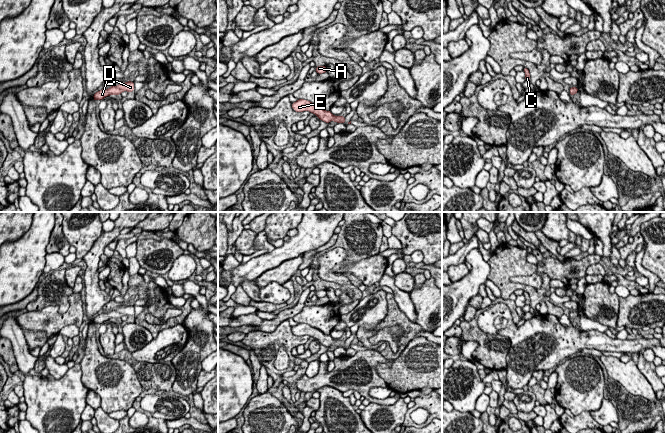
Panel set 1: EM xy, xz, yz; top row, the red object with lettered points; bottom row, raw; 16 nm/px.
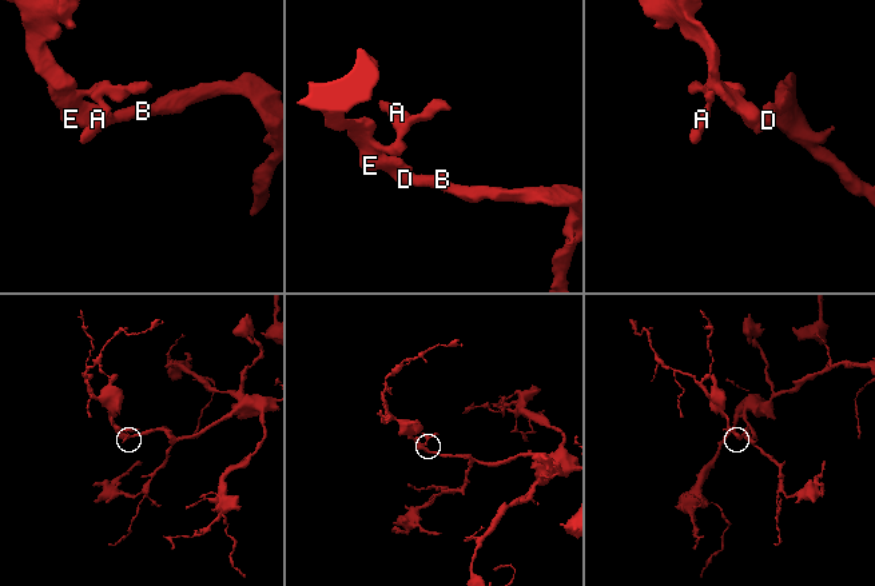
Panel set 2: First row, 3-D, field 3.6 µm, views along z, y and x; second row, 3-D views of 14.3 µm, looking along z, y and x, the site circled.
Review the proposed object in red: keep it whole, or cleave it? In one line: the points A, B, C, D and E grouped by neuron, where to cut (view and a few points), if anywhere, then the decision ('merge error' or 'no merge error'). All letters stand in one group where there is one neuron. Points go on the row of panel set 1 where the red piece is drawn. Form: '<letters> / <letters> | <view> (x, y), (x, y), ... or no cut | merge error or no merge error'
A B C D E | no cut | no merge error

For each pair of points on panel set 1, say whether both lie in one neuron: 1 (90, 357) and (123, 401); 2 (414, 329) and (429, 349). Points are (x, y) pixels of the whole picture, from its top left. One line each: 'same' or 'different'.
1: same
2: different

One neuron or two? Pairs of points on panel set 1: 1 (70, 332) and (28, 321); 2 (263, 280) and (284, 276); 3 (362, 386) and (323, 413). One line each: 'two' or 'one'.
1: two
2: one
3: two

